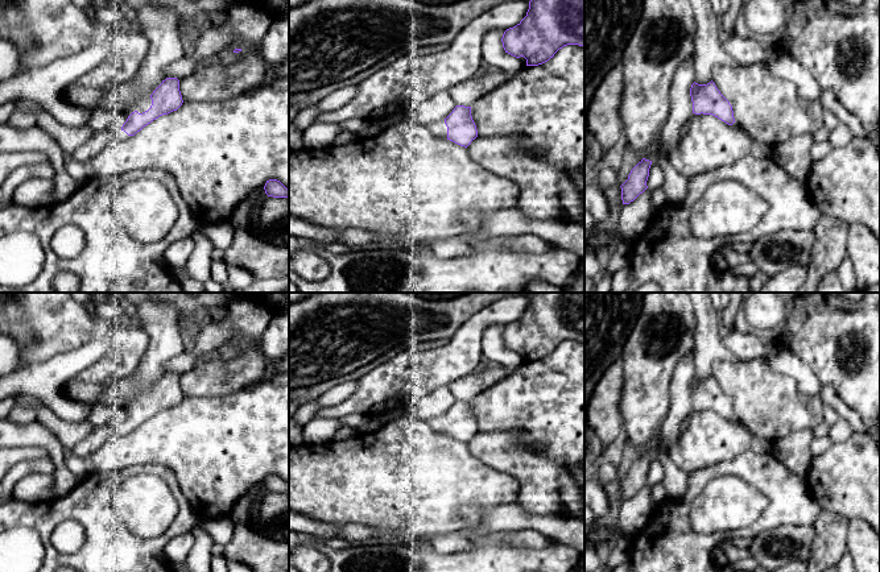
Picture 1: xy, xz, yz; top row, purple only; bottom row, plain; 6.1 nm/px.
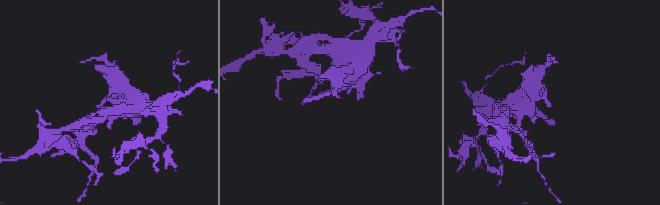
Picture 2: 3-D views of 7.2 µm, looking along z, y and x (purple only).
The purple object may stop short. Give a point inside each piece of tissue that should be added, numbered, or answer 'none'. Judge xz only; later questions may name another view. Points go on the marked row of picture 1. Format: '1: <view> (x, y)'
1: xz (438, 128)

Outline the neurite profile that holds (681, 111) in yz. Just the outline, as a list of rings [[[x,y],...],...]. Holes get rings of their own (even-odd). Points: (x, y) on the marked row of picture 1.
[[[694,59],[682,62],[673,78],[670,90],[672,109],[660,133],[656,153],[670,157],[679,141],[685,123],[693,116],[690,88],[695,79]]]

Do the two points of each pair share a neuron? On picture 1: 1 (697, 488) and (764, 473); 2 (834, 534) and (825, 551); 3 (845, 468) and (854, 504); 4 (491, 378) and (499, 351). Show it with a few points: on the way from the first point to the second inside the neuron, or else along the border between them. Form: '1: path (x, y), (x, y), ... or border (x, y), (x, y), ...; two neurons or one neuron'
1: path (711, 472), (718, 469), (747, 469); one neuron
2: path (831, 538), (829, 547); one neuron
3: path (852, 477), (854, 494); one neuron
4: border (492, 363), (515, 369); two neurons

